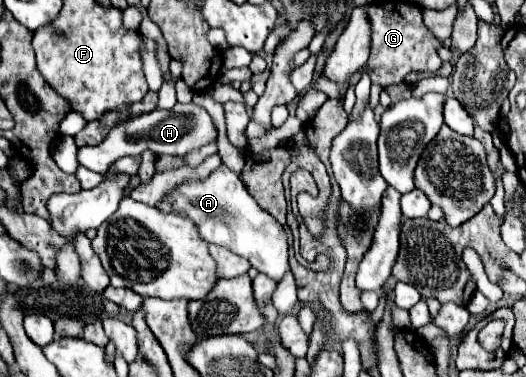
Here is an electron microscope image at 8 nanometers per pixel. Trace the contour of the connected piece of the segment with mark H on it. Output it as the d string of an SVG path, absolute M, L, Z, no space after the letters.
M176 103L174 109L164 111L164 109L154 109L150 113L144 115L136 115L132 119L126 119L124 123L118 123L116 127L112 127L112 131L108 133L108 139L104 139L100 145L94 147L80 147L78 151L78 161L80 165L84 165L90 171L96 173L106 173L108 167L122 157L138 157L142 155L146 149L152 151L154 155L186 155L192 149L198 149L210 141L216 141L216 127L210 119L210 115L194 105L182 105Z

